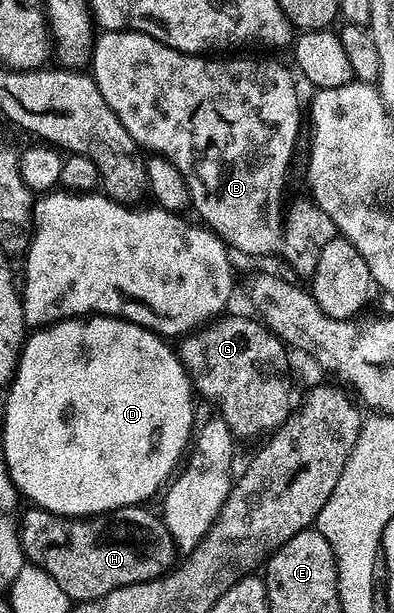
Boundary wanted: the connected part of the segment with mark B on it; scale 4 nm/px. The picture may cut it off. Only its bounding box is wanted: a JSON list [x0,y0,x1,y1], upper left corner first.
[89,31,337,280]

